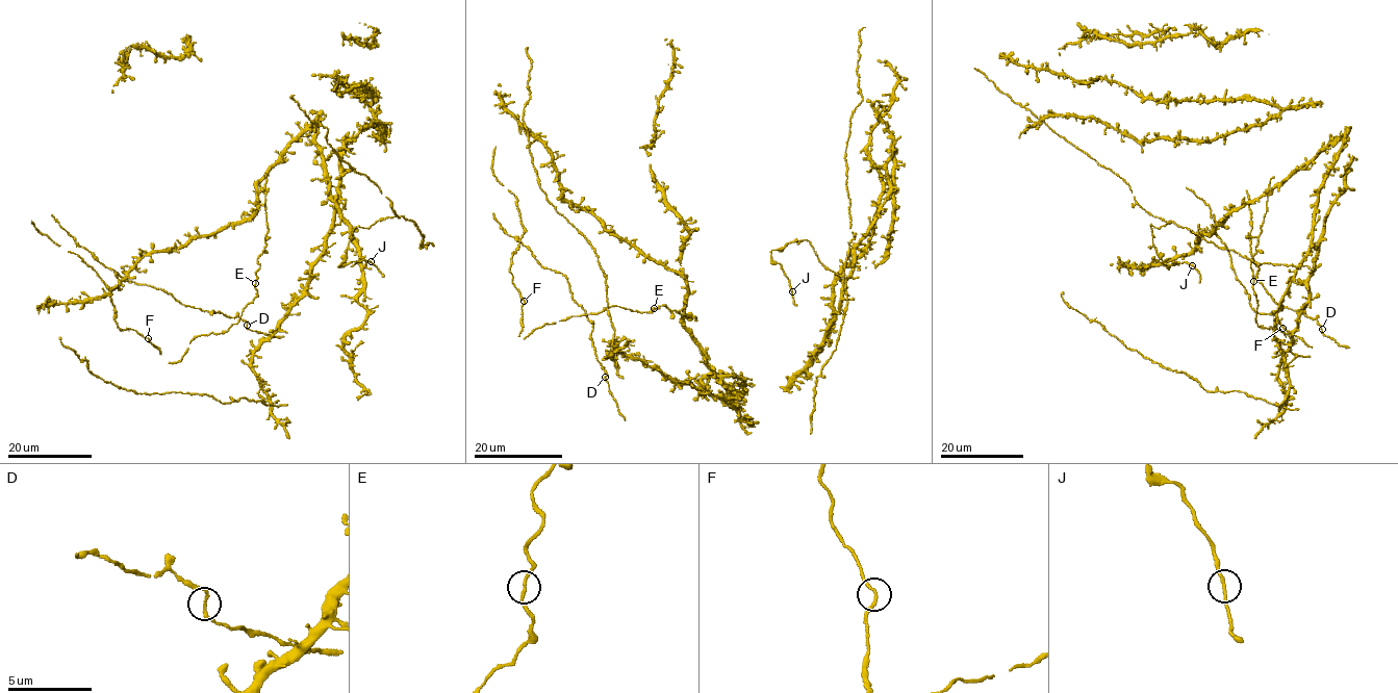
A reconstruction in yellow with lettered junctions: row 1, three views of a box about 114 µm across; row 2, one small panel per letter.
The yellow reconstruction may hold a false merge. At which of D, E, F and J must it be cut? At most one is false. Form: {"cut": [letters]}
{"cut": []}

